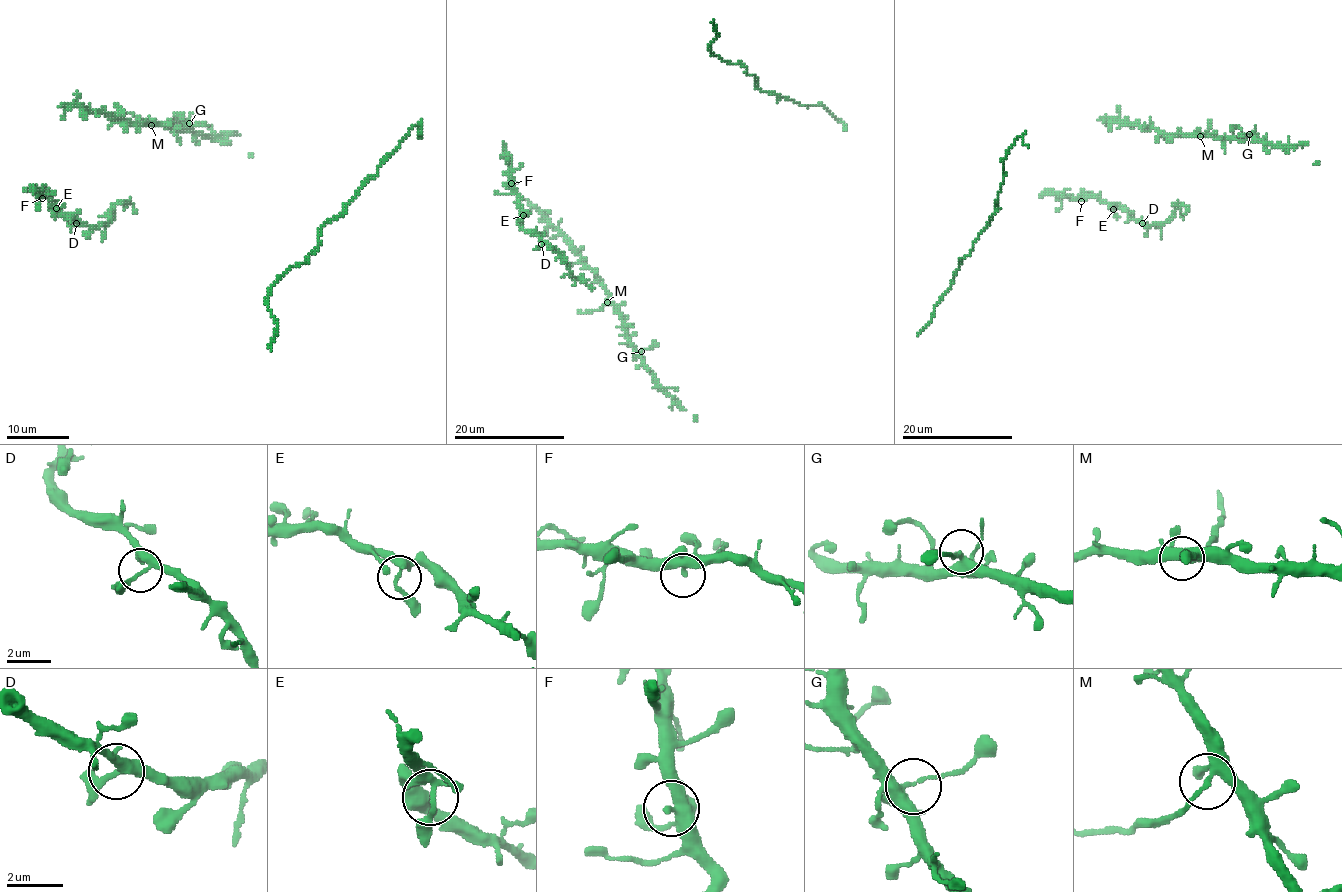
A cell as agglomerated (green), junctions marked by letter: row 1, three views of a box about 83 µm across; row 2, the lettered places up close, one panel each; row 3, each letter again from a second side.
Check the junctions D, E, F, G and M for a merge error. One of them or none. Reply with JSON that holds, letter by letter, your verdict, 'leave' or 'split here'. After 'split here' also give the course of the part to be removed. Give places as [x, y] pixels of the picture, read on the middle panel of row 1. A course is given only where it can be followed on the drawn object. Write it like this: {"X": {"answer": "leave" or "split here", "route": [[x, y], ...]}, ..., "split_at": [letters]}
{"D": {"answer": "leave"}, "E": {"answer": "leave"}, "F": {"answer": "leave"}, "G": {"answer": "leave"}, "M": {"answer": "split here", "route": [[608, 303], [591, 312], [577, 311]]}, "split_at": ["M"]}

